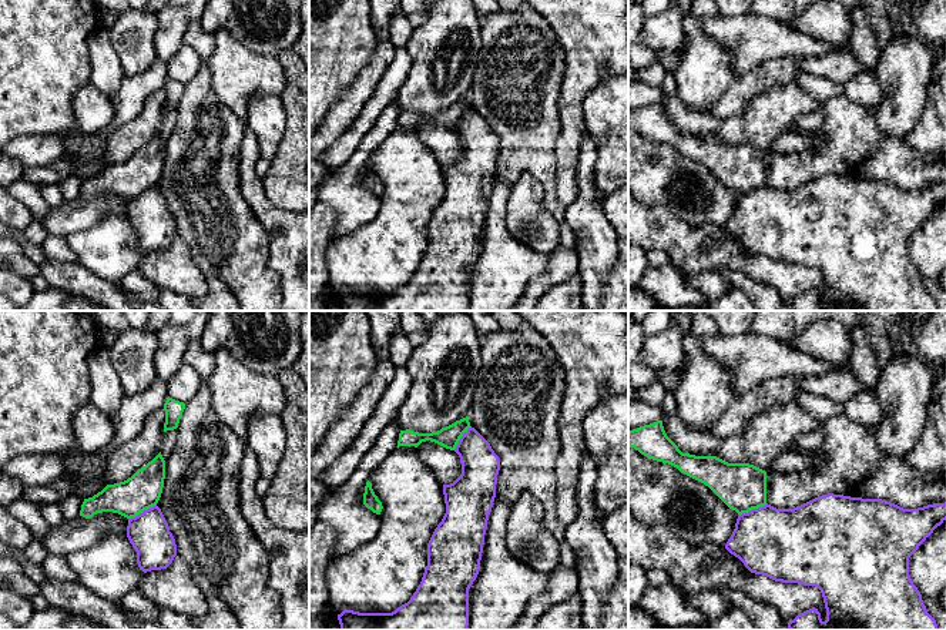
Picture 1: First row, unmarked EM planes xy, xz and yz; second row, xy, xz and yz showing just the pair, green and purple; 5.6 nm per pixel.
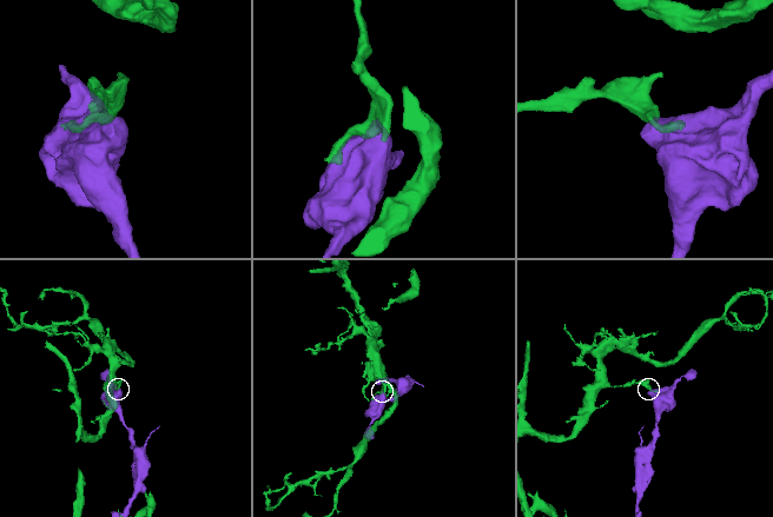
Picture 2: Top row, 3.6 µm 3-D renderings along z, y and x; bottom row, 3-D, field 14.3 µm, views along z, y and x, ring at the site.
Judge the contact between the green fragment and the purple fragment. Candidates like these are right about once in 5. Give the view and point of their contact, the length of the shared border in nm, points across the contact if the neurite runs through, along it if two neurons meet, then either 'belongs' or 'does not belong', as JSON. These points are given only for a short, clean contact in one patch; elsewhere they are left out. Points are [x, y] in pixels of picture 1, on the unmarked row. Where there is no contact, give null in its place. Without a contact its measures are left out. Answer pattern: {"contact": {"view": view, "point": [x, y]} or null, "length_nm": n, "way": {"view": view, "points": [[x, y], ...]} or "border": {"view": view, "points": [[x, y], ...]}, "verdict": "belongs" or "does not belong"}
{"contact": {"view": "yz", "point": [752, 188]}, "length_nm": 180, "border": {"view": "yz", "points": [[767, 184], [738, 195]]}, "verdict": "does not belong"}

